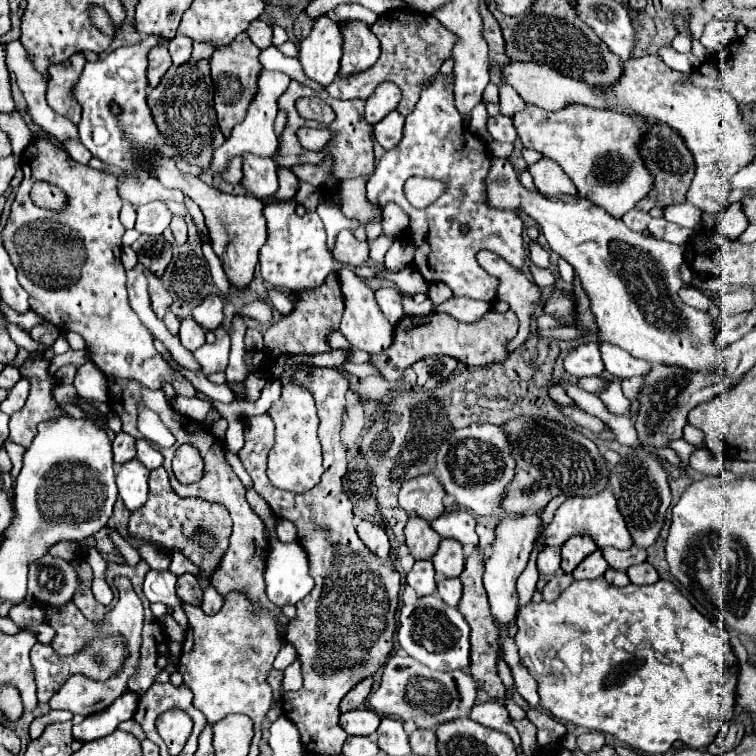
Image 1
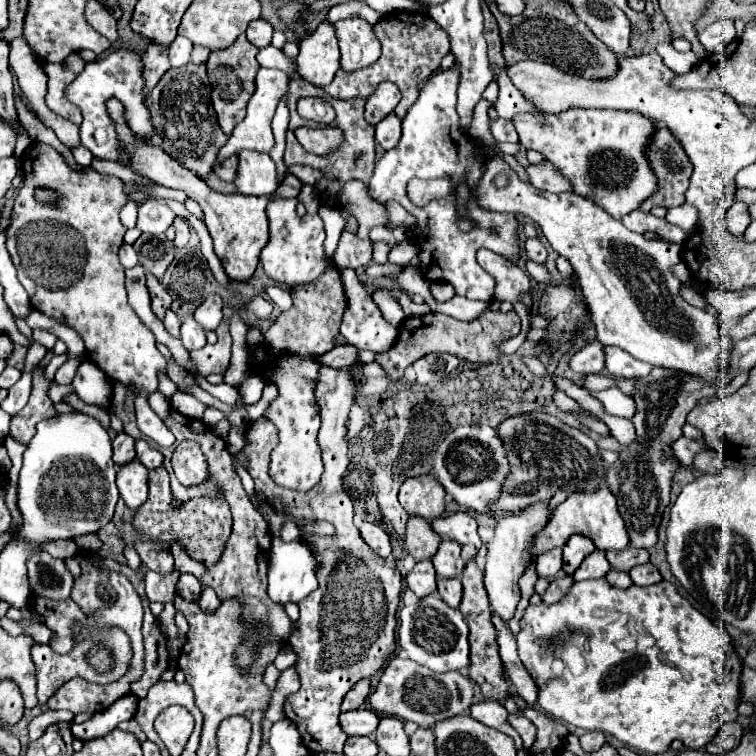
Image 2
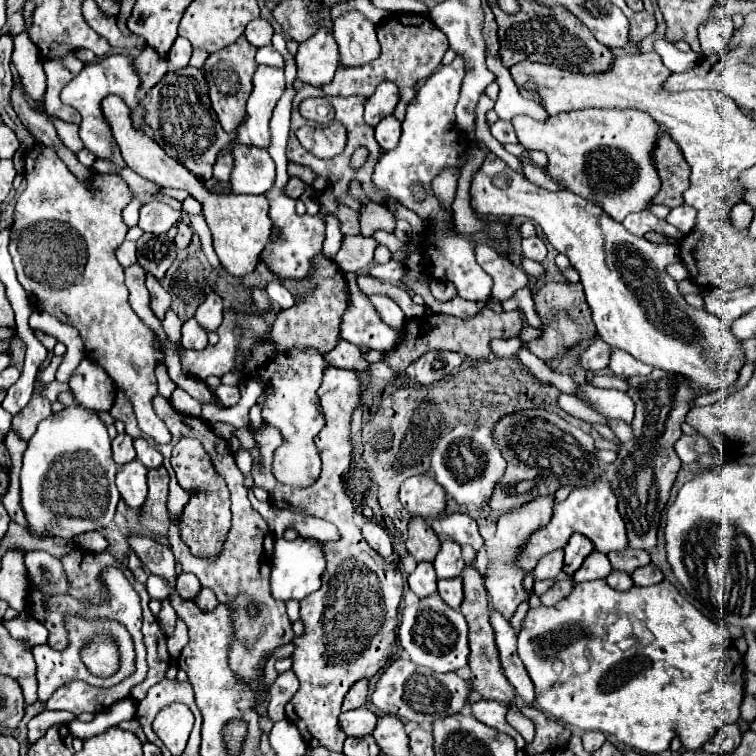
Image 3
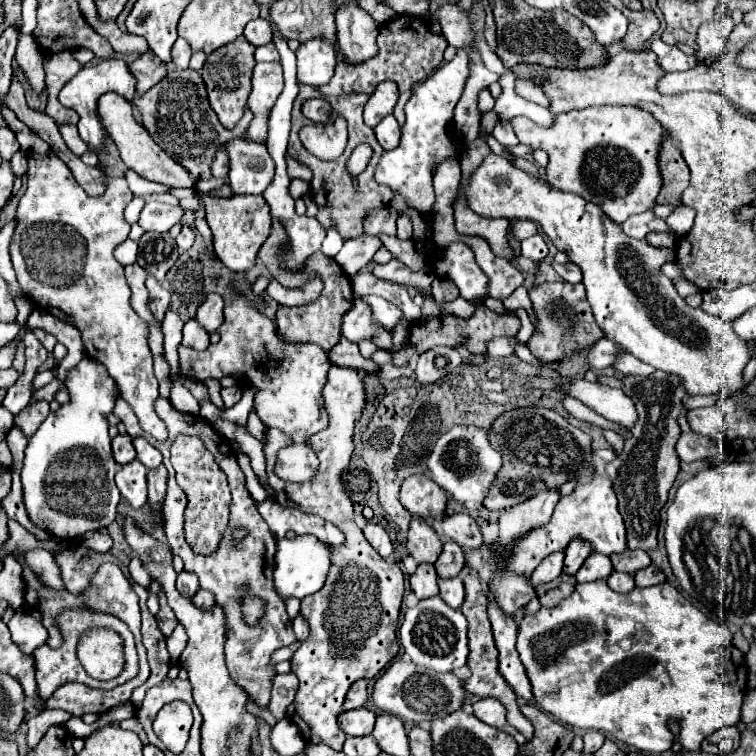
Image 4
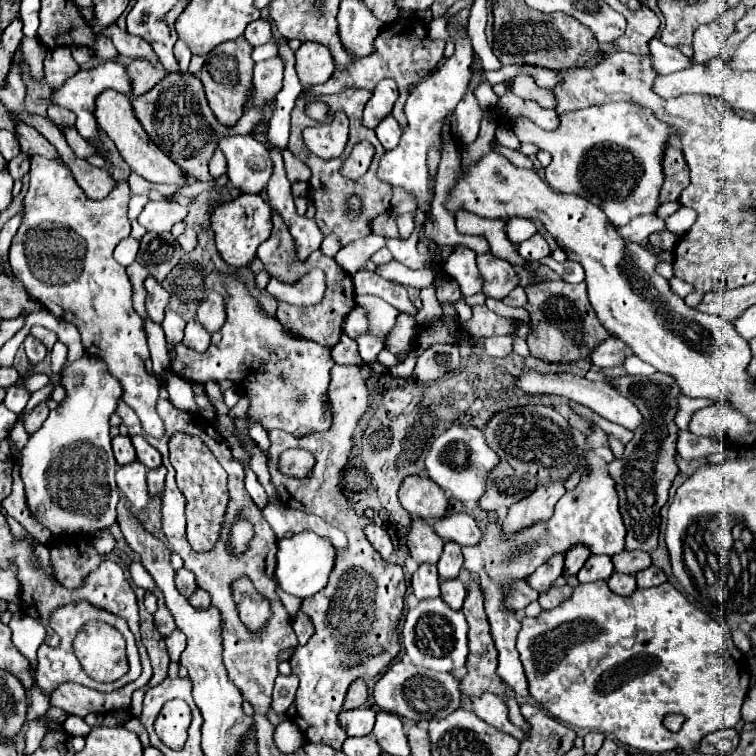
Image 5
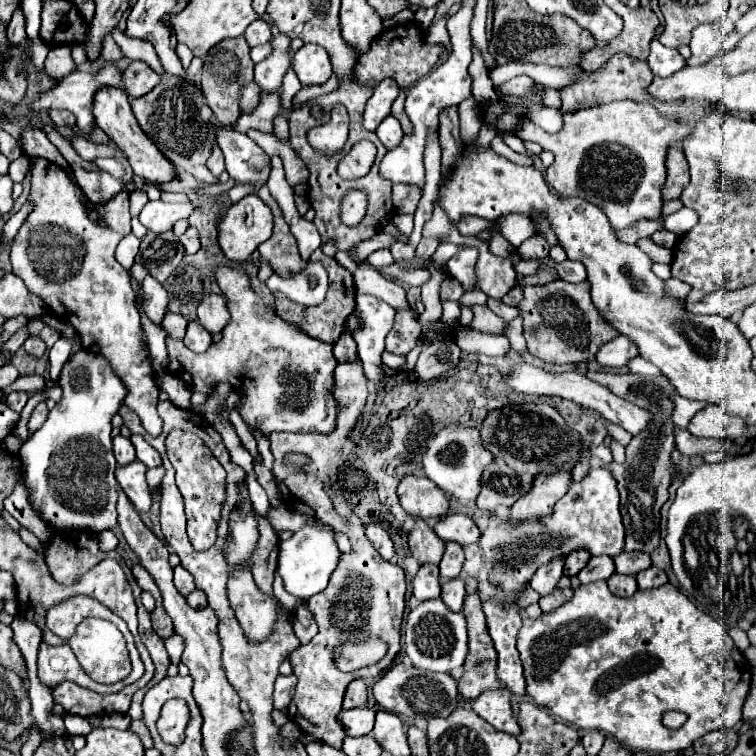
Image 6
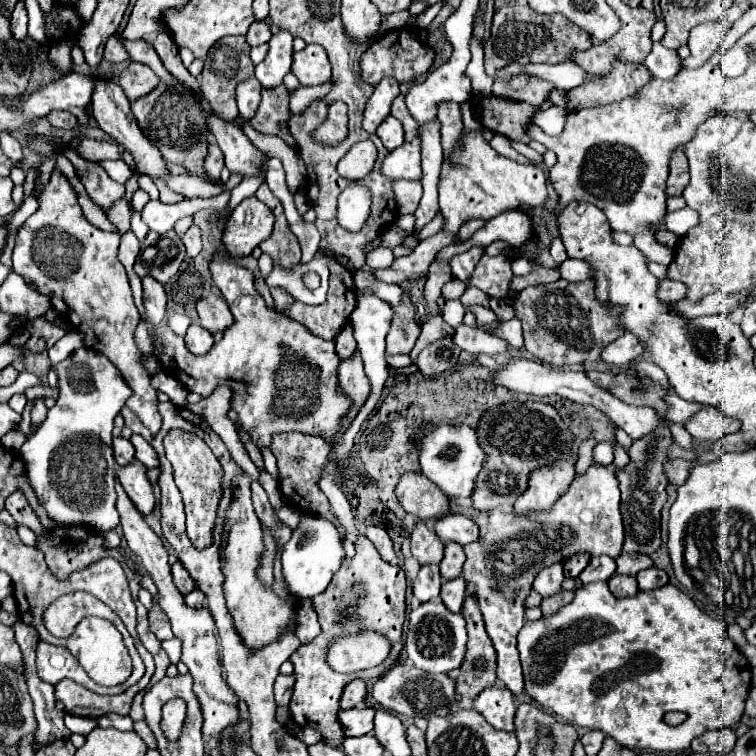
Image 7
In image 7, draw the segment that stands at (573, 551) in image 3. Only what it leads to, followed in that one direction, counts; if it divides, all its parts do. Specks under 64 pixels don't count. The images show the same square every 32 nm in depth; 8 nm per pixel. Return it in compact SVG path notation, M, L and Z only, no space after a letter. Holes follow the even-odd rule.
M580 554L580 556L572 556L572 560L564 562L564 574L566 578L578 578L580 572L588 566L590 556L588 554Z

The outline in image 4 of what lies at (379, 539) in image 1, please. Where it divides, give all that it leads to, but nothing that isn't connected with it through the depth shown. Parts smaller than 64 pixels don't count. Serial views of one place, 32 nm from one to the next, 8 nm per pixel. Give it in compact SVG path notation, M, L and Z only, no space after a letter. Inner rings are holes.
M368 522L368 524L364 526L364 536L366 536L366 540L372 544L372 548L374 548L380 556L388 558L388 556L392 554L392 542L390 542L390 536L386 534L386 530L384 530L382 526Z

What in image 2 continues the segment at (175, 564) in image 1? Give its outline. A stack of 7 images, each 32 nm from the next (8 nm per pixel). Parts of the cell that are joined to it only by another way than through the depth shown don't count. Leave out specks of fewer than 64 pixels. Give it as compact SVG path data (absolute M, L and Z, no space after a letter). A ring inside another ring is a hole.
M154 392L150 396L150 404L152 404L152 410L162 418L162 422L168 426L168 430L176 436L176 444L182 442L182 440L196 440L200 446L202 446L202 452L208 460L208 468L210 468L210 482L208 484L200 484L200 486L192 486L192 488L184 488L176 478L174 478L174 472L172 472L172 466L170 466L170 456L172 456L172 450L174 446L170 448L160 448L156 446L154 442L150 442L154 448L158 448L162 454L164 454L164 468L168 470L170 474L170 488L172 488L172 498L174 498L174 506L180 506L182 502L194 498L194 496L212 496L216 494L218 488L224 490L226 494L226 500L230 504L230 510L232 510L232 518L234 518L234 524L232 524L232 532L230 532L230 538L226 542L226 550L222 552L220 560L214 564L214 566L204 566L202 562L194 560L188 556L186 548L178 542L170 544L170 552L176 560L176 568L180 572L190 572L194 574L204 586L210 586L214 588L214 592L220 596L220 600L230 600L230 598L238 598L242 602L242 610L240 610L240 620L244 620L244 624L250 626L252 632L260 632L262 630L262 638L264 642L278 642L278 644L286 644L290 634L292 634L292 622L290 618L286 616L284 612L284 604L278 604L278 602L272 602L268 598L268 560L270 560L270 546L272 546L272 536L270 536L270 530L268 530L268 524L266 520L262 518L262 514L252 506L246 490L242 488L242 480L232 464L232 454L228 452L228 444L226 440L218 438L210 426L206 426L202 420L192 420L188 416L182 416L180 412L176 412L170 402L160 394L160 392Z

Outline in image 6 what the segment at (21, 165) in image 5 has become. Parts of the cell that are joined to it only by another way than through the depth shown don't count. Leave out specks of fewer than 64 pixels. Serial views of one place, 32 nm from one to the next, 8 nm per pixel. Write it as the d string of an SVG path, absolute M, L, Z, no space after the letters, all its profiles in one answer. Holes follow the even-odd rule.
M22 154L20 158L14 160L9 167L9 176L14 183L21 183L29 170L28 158Z

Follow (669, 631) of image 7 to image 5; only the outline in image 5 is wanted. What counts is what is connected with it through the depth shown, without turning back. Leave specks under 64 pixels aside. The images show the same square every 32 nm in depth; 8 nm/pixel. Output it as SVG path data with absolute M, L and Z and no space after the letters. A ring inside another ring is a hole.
M606 582L578 584L574 588L572 598L568 598L564 604L556 606L554 610L542 612L538 618L522 620L522 628L518 632L518 652L520 652L520 660L524 664L524 672L528 678L528 692L536 700L536 704L540 704L544 710L548 710L548 714L552 714L554 718L558 718L570 726L576 726L576 728L600 730L604 734L612 734L624 746L646 752L646 754L664 754L664 752L676 750L676 748L682 748L684 752L692 752L692 750L696 750L696 744L702 740L702 736L722 730L722 728L734 728L740 720L740 708L742 708L742 702L750 688L748 660L734 646L727 624L712 620L708 614L704 614L692 602L688 602L688 598L668 582L660 584L656 588L648 588L648 590L638 588L632 596L616 596L614 592L610 592ZM666 714L684 714L686 716L686 722L682 724L682 728L678 732L670 732L662 724Z

